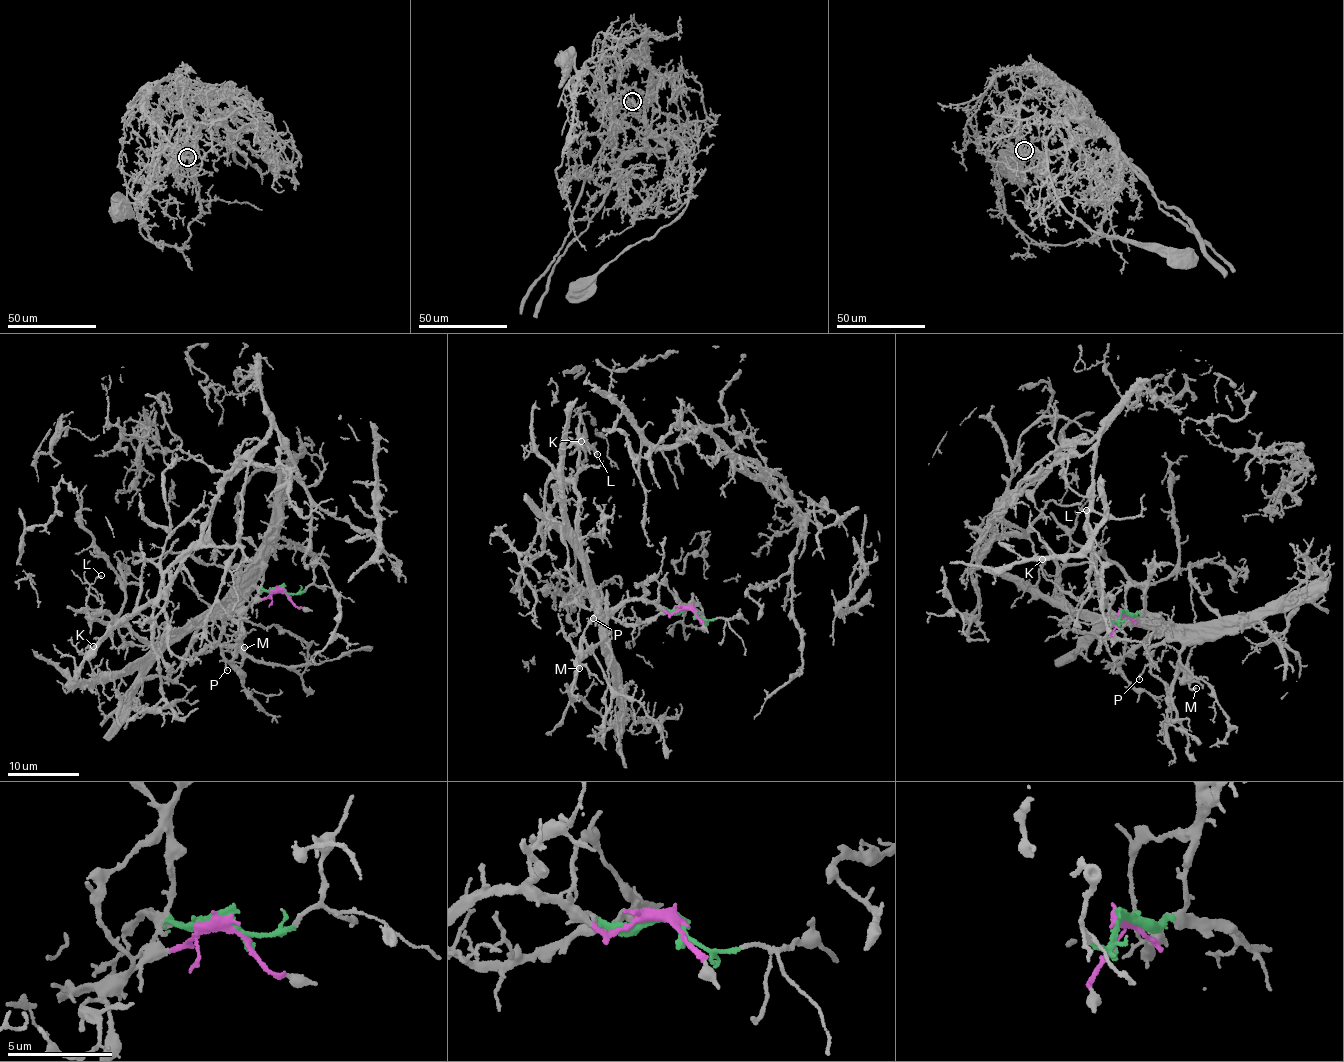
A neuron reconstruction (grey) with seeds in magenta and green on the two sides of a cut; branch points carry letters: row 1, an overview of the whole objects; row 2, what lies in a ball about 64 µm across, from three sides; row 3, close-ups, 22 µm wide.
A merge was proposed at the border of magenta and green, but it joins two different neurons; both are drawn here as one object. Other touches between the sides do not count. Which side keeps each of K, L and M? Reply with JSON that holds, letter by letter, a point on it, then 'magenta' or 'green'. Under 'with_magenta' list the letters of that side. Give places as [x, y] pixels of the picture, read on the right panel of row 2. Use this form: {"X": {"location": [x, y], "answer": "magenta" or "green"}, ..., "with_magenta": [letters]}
{"K": {"location": [1042, 559], "answer": "green"}, "L": {"location": [1086, 510], "answer": "green"}, "M": {"location": [1196, 688], "answer": "magenta"}, "with_magenta": ["M"]}

